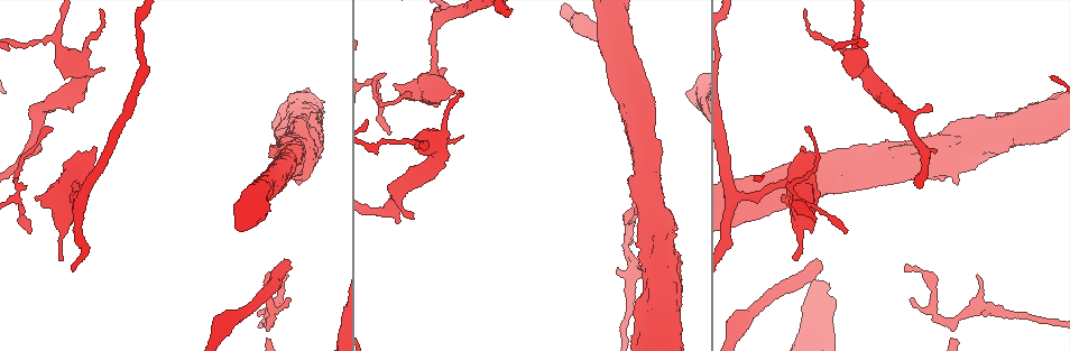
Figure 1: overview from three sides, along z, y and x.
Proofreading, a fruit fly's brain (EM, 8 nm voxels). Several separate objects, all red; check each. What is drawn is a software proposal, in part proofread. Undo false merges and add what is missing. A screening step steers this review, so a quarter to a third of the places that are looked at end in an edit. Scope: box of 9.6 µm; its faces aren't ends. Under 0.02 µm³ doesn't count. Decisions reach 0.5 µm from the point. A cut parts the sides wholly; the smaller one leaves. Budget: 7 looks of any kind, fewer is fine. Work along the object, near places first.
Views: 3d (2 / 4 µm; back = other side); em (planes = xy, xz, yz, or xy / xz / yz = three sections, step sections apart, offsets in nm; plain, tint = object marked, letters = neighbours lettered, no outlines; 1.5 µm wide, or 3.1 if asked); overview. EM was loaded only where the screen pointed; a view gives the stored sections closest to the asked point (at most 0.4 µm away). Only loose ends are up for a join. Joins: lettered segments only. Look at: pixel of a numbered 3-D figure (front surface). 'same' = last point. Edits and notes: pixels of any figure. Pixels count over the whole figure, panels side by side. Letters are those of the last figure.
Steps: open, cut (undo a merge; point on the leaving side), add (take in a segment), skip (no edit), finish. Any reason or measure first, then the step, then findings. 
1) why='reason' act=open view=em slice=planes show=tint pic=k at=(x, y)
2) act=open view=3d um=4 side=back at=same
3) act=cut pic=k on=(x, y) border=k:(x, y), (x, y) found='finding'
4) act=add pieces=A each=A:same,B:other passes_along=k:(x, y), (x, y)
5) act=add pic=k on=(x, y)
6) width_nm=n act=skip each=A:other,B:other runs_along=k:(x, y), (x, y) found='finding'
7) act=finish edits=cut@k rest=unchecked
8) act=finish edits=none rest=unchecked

why='calibre changes' act=open view=3d um=4 side=back pic=1 at=(997, 309)

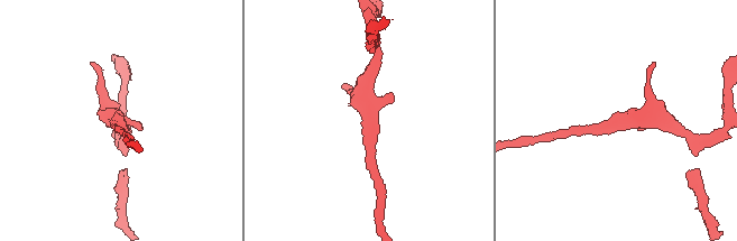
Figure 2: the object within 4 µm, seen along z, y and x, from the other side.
act=open view=em slice=planes show=plain pic=2 at=(616, 121)

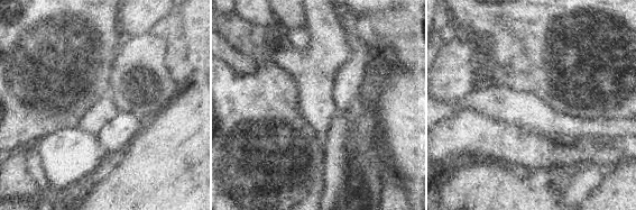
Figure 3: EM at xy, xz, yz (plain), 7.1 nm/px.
act=open view=em slice=planes show=letters at=same

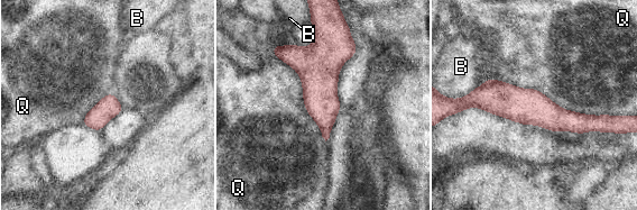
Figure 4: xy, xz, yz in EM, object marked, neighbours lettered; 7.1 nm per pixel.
act=skip each=B:other,Q:other border=4:(486, 78), (615, 116) found='one neuron here'

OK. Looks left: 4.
act=open view=em slice=planes show=letters pic=1 at=(821, 269)

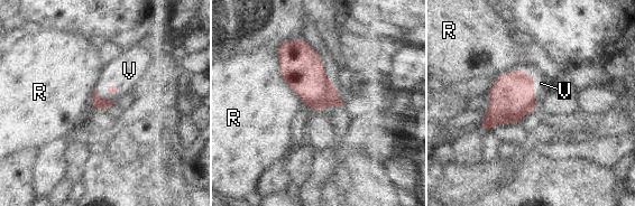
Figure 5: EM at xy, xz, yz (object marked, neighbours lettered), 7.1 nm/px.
act=add pieces=V each=R:other,V:same passes_along=5:(95, 101), (107, 101), (129, 74) found='the neuron continues'

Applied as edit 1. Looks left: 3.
act=open view=overview

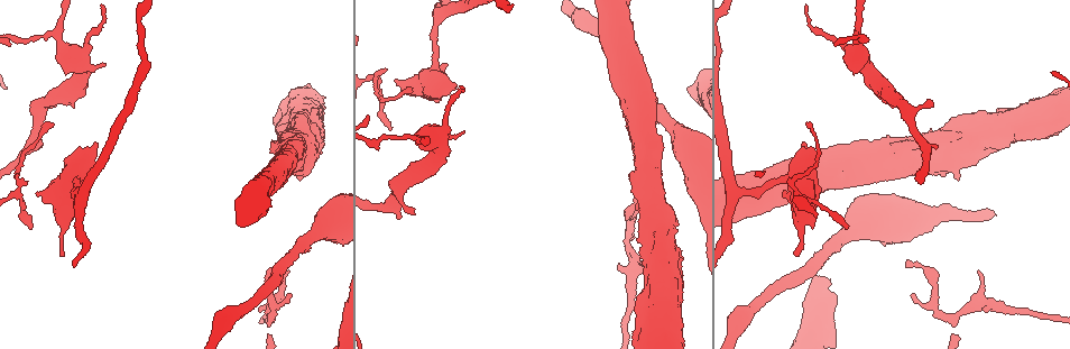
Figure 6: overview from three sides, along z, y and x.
why='an open end' act=open view=em slice=planes show=letters pic=6 at=(783, 194)

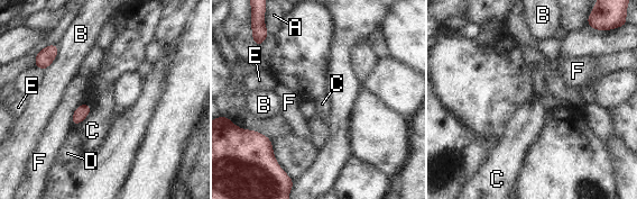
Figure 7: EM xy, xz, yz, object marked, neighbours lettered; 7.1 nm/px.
act=skip each=A:other,B:other,C:other,D:other,E:other,F:other border=7:(82, 102), (73, 112), (71, 125) found='none of them fits'

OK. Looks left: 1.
act=finish edits=add@5 rest=unchecked

